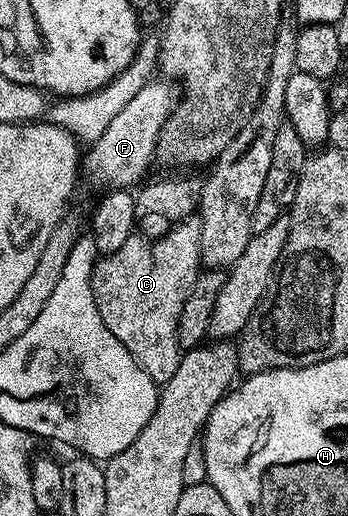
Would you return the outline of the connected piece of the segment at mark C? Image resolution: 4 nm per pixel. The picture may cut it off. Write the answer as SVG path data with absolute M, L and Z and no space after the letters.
M187 219L178 222L173 229L170 229L162 237L153 239L145 235L132 235L124 243L124 247L120 247L116 251L105 254L101 259L94 263L94 274L92 275L92 295L96 299L96 311L100 311L100 319L104 319L104 327L108 327L108 331L112 331L112 335L116 335L116 339L120 339L120 343L124 343L124 347L132 355L132 359L136 359L136 363L142 370L151 377L155 383L165 383L172 379L172 375L176 375L176 367L180 367L180 359L183 350L178 343L178 324L180 323L180 315L184 307L184 299L188 296L194 287L194 280L198 278L200 266L202 265L202 256L200 255L200 221L197 219Z

